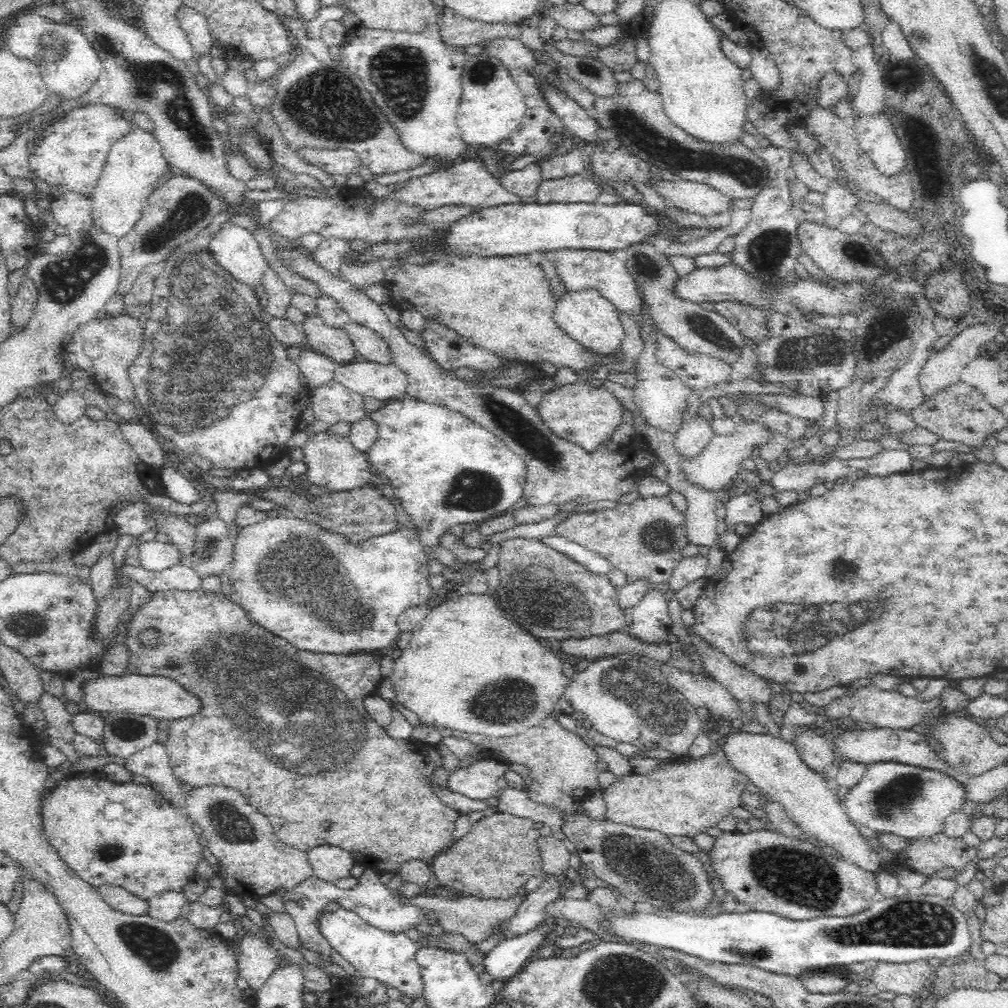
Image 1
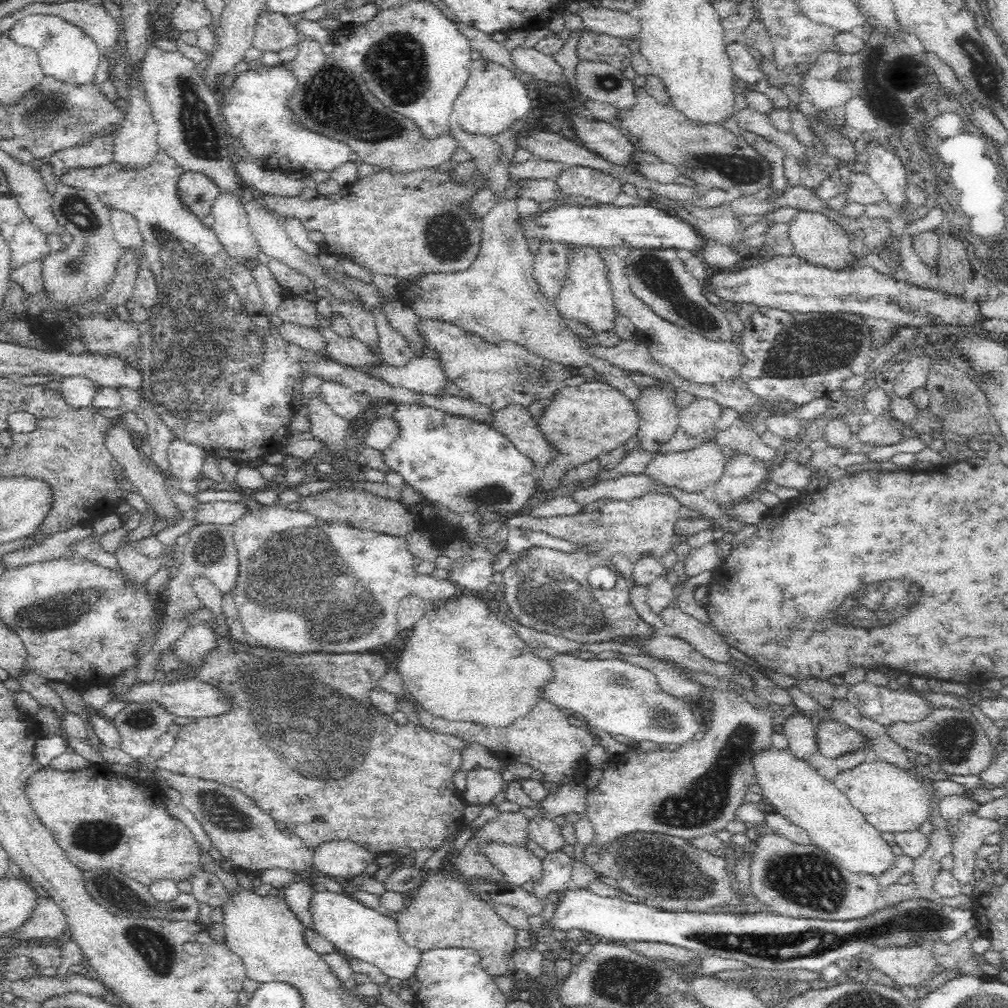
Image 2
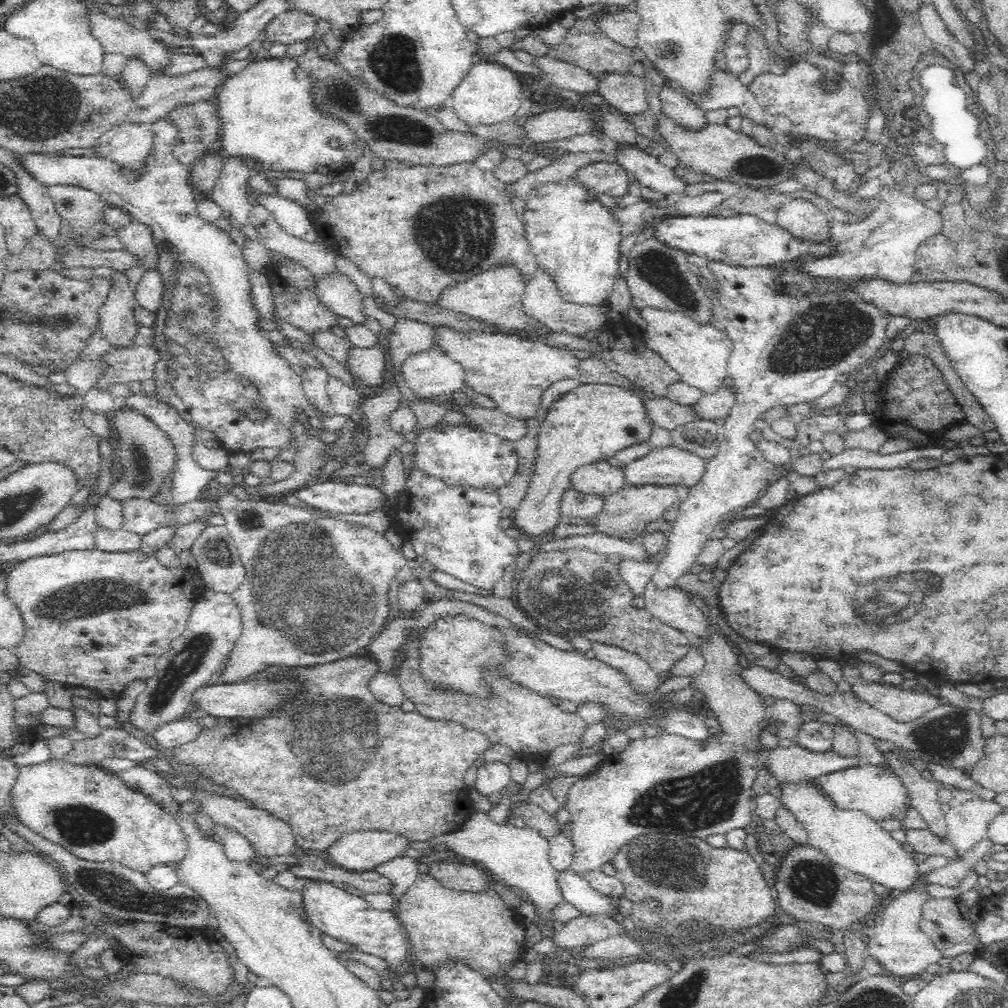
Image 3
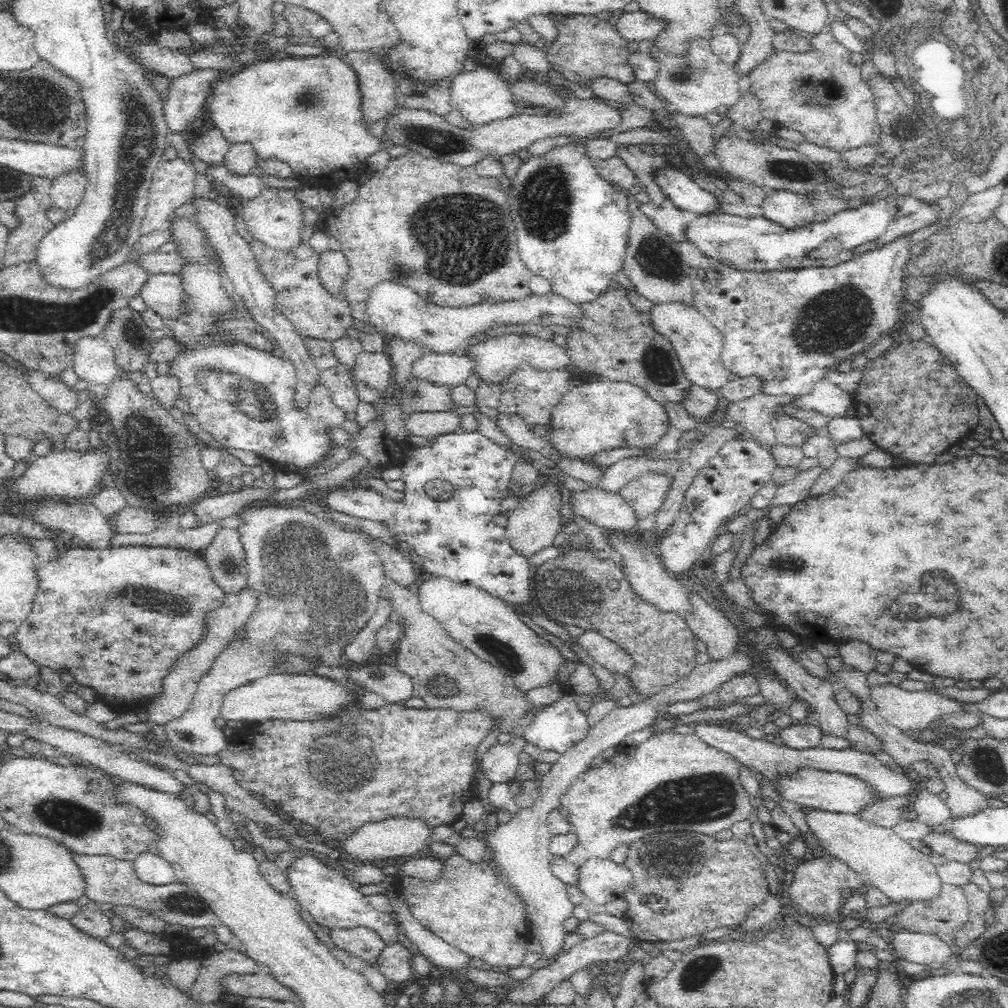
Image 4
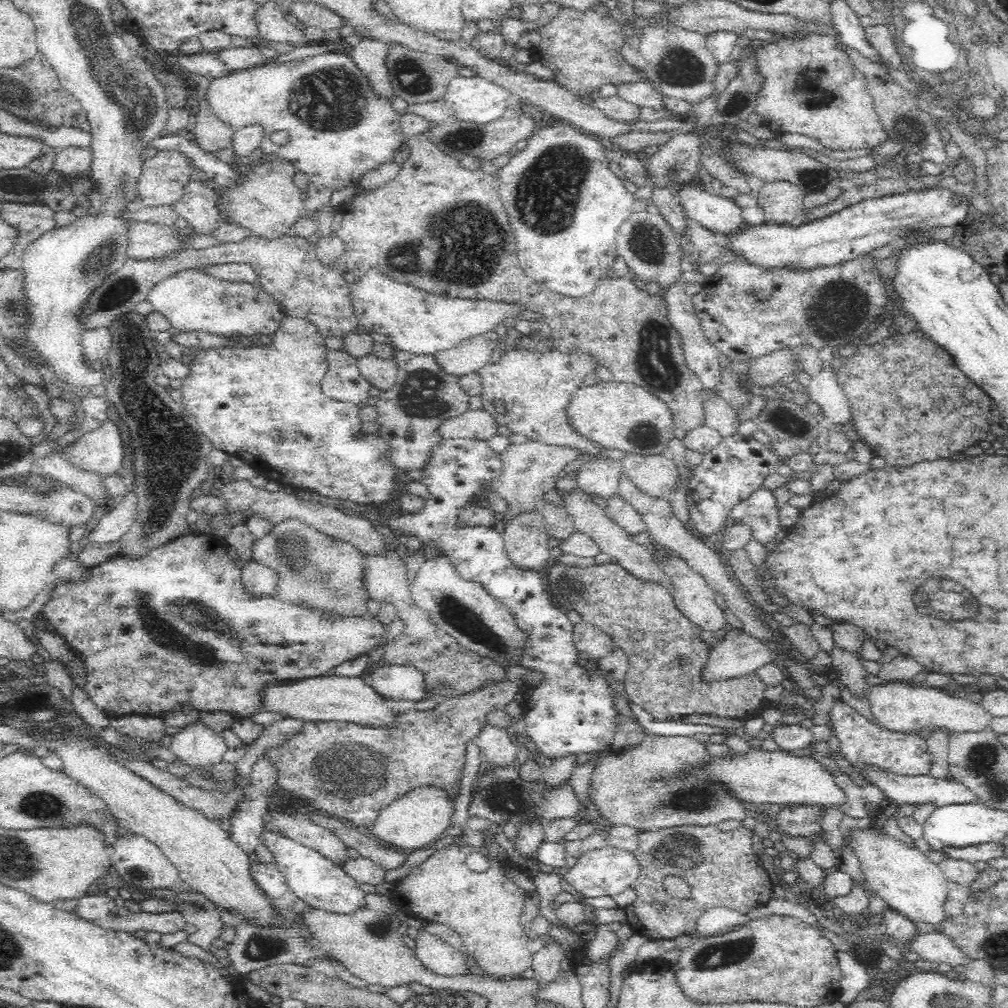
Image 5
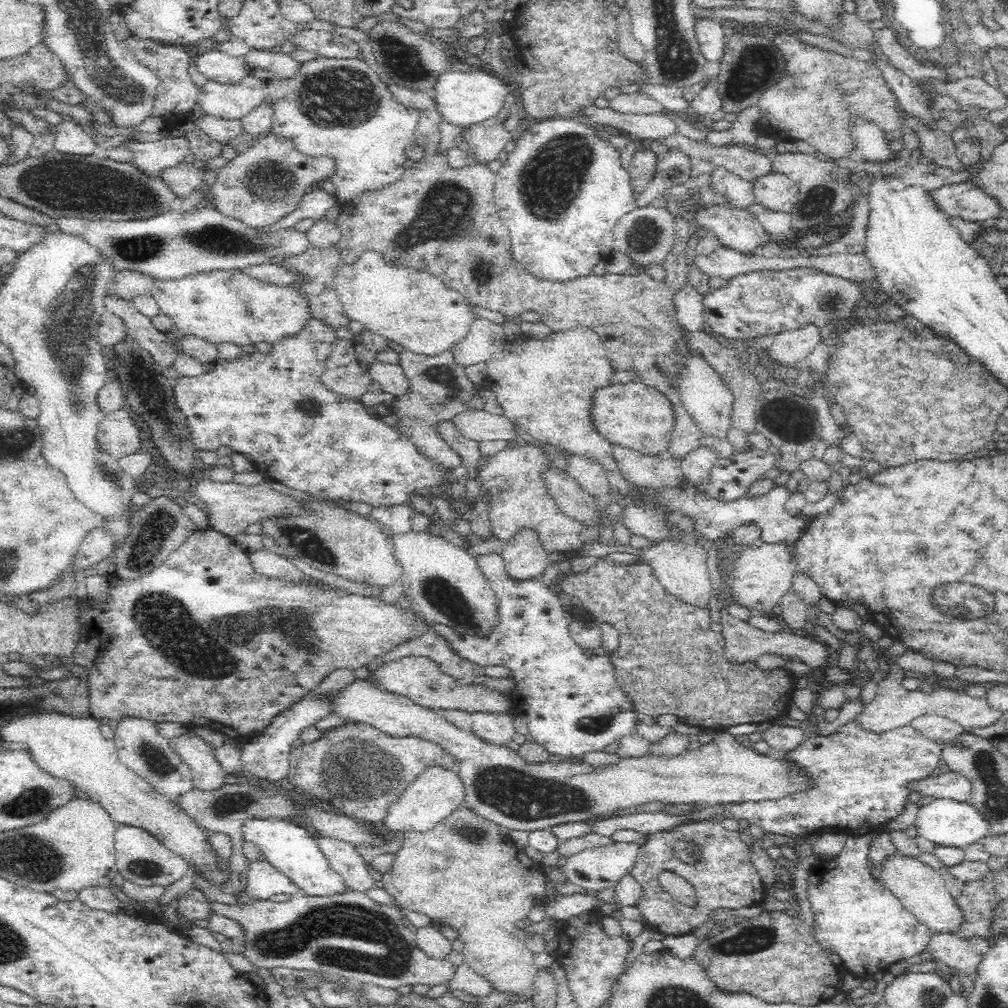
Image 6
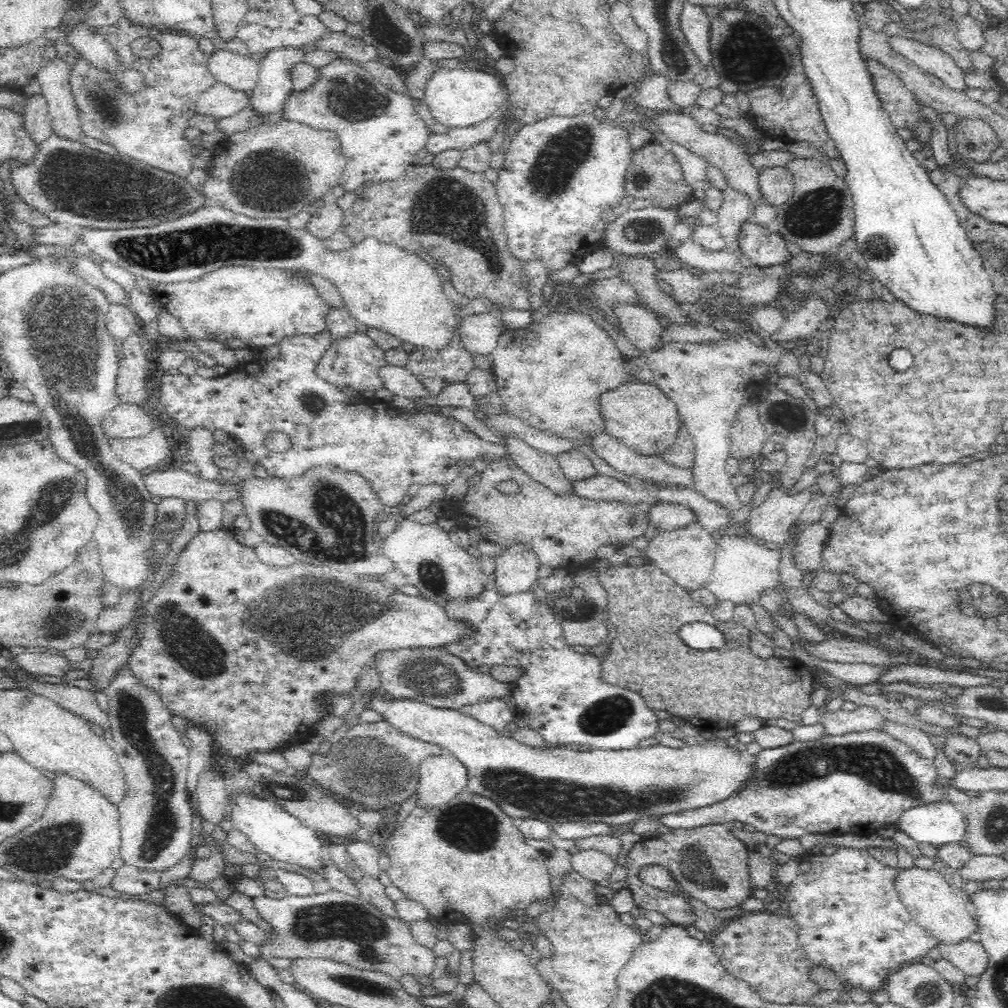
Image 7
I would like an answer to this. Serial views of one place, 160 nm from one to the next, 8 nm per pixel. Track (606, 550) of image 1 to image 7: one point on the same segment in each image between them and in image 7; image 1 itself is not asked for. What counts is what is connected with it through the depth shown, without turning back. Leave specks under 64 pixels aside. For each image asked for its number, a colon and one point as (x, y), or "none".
2: (645, 524)
3: (629, 510)
4: (645, 493)
5: (655, 474)
6: (659, 470)
7: (615, 453)

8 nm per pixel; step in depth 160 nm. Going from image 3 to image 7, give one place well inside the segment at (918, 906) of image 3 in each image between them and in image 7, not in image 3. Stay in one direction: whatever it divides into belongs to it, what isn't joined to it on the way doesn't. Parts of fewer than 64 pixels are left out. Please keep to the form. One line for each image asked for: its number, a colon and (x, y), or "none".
4: (918, 948)
5: (937, 947)
6: (952, 951)
7: (971, 957)

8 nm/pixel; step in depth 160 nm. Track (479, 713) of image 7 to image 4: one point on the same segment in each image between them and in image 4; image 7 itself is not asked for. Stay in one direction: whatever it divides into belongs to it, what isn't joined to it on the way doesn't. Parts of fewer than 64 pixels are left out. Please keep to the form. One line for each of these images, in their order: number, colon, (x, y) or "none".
4: (498, 765)
5: (498, 747)
6: (497, 727)

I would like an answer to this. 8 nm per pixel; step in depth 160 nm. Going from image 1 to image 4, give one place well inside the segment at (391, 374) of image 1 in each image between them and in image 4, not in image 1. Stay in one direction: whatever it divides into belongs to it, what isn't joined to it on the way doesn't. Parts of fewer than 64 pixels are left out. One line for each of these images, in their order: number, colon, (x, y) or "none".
2: (424, 375)
3: (427, 373)
4: (452, 369)

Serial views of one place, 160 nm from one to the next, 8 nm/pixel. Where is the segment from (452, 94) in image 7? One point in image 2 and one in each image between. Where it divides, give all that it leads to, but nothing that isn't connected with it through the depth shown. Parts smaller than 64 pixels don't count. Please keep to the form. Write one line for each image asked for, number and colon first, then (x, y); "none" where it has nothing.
2: (493, 98)
3: (489, 93)
4: (479, 95)
5: (474, 99)
6: (465, 99)

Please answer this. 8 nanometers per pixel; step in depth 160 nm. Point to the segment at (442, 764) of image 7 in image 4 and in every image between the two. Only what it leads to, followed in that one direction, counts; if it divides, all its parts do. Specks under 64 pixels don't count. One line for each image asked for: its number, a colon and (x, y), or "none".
4: (396, 837)
5: (420, 815)
6: (436, 790)

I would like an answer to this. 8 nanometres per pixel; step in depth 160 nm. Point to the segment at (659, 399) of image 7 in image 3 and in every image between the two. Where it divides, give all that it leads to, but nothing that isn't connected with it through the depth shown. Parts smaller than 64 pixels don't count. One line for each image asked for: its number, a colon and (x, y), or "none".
3: (589, 424)
4: (602, 415)
5: (625, 416)
6: (634, 415)

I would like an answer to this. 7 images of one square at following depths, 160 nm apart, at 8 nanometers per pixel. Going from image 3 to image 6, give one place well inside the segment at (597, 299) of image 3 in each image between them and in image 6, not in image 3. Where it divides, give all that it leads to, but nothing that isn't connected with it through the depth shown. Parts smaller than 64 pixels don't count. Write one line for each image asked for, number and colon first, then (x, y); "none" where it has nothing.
4: (572, 224)
5: (565, 204)
6: (560, 192)

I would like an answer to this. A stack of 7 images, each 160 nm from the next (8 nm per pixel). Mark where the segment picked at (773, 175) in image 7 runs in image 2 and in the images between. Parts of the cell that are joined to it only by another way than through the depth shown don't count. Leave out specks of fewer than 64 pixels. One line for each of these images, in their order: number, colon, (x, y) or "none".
2: (816, 238)
3: (804, 220)
4: (789, 209)
5: (781, 200)
6: (775, 191)

